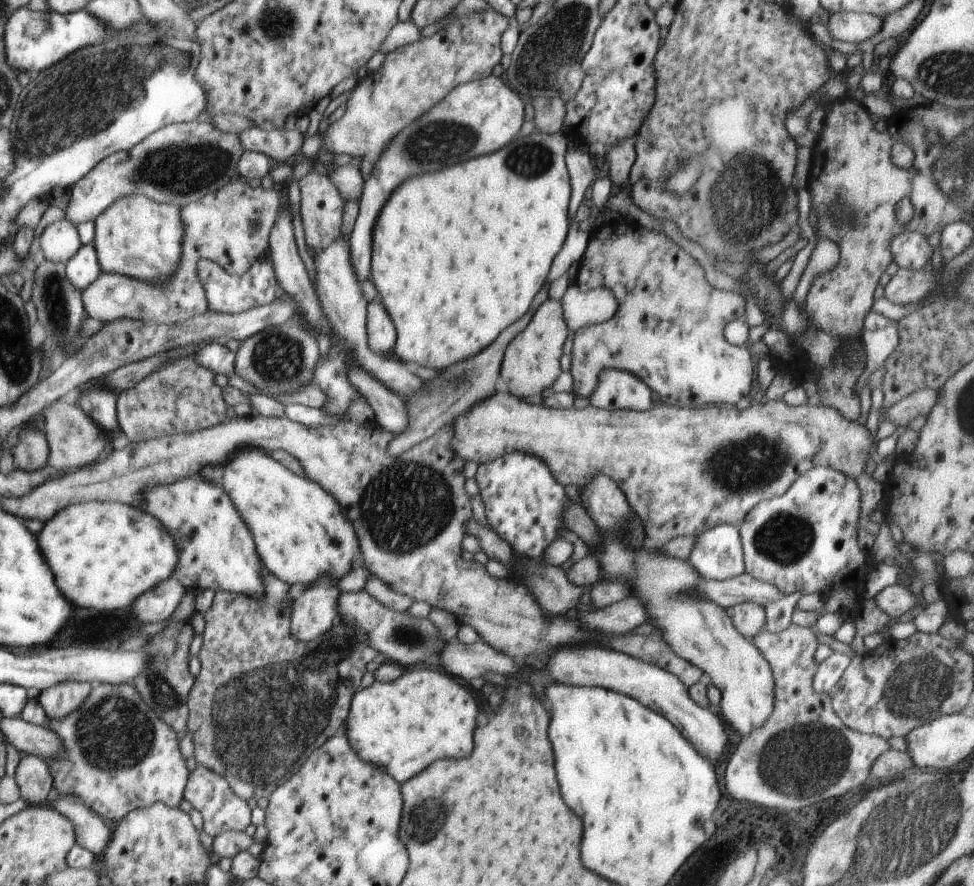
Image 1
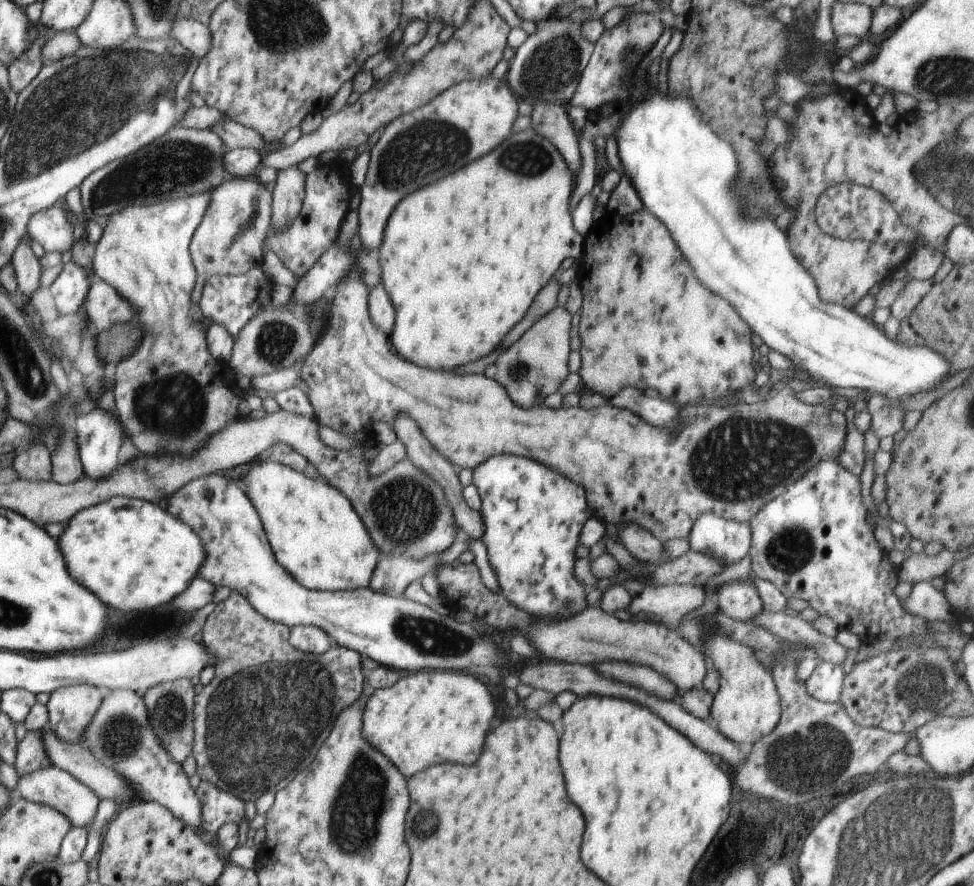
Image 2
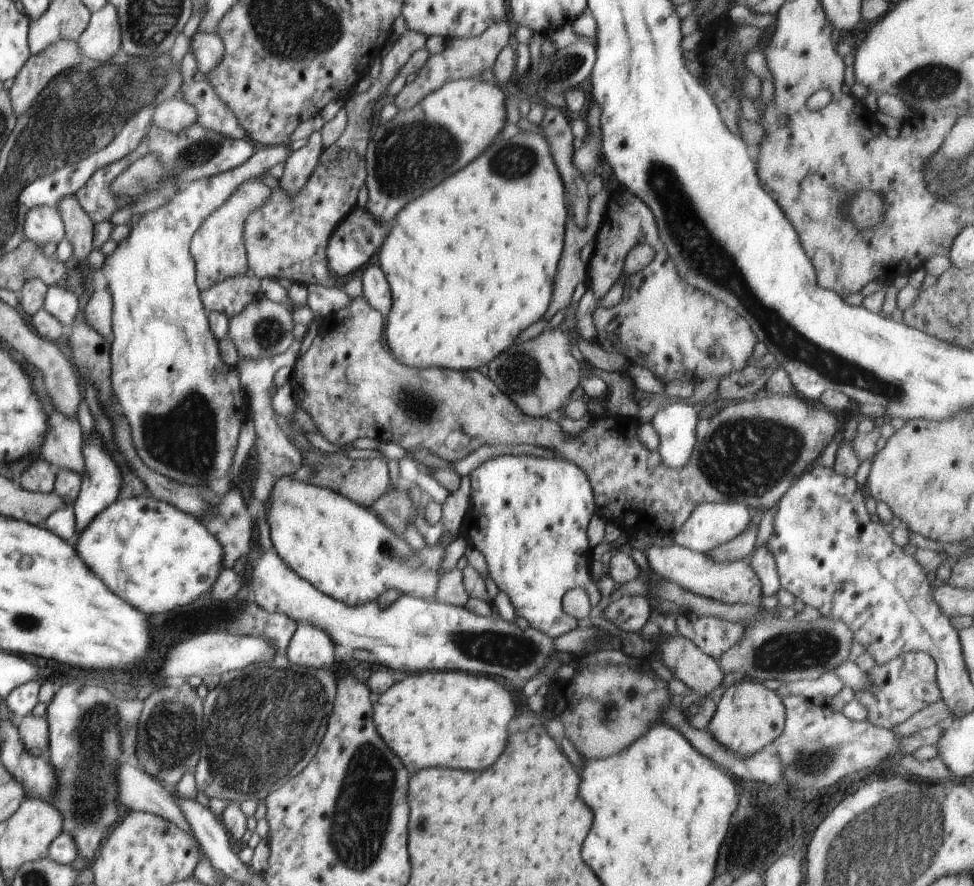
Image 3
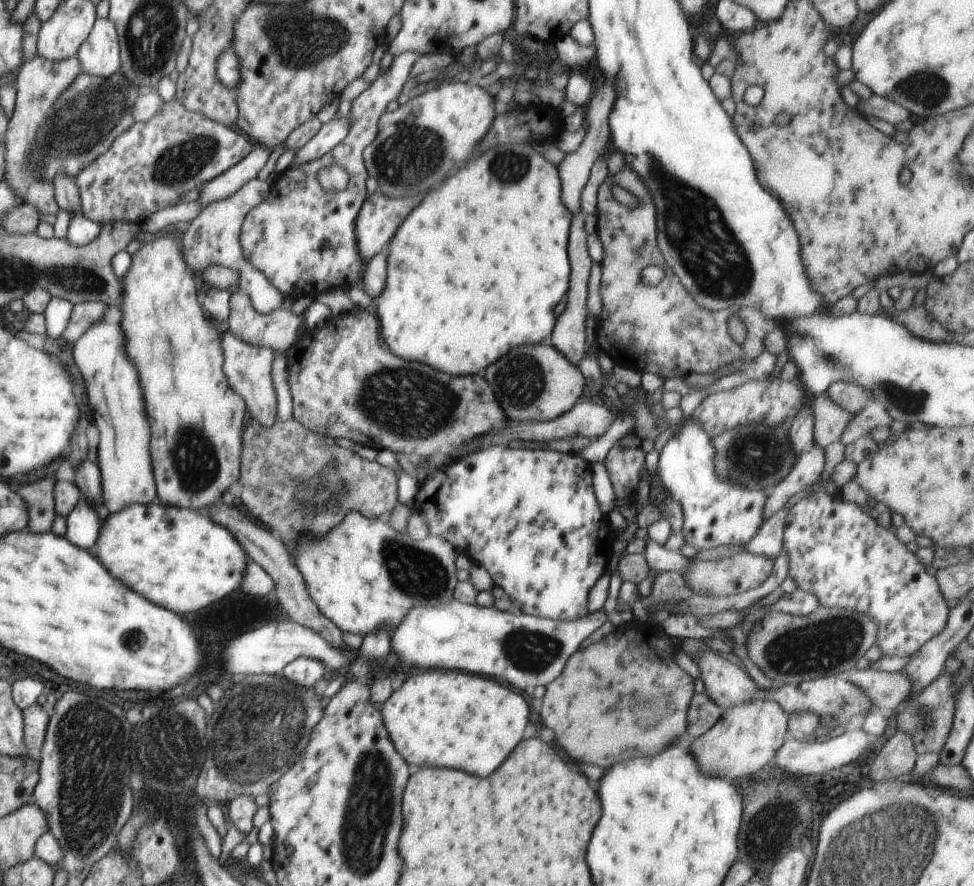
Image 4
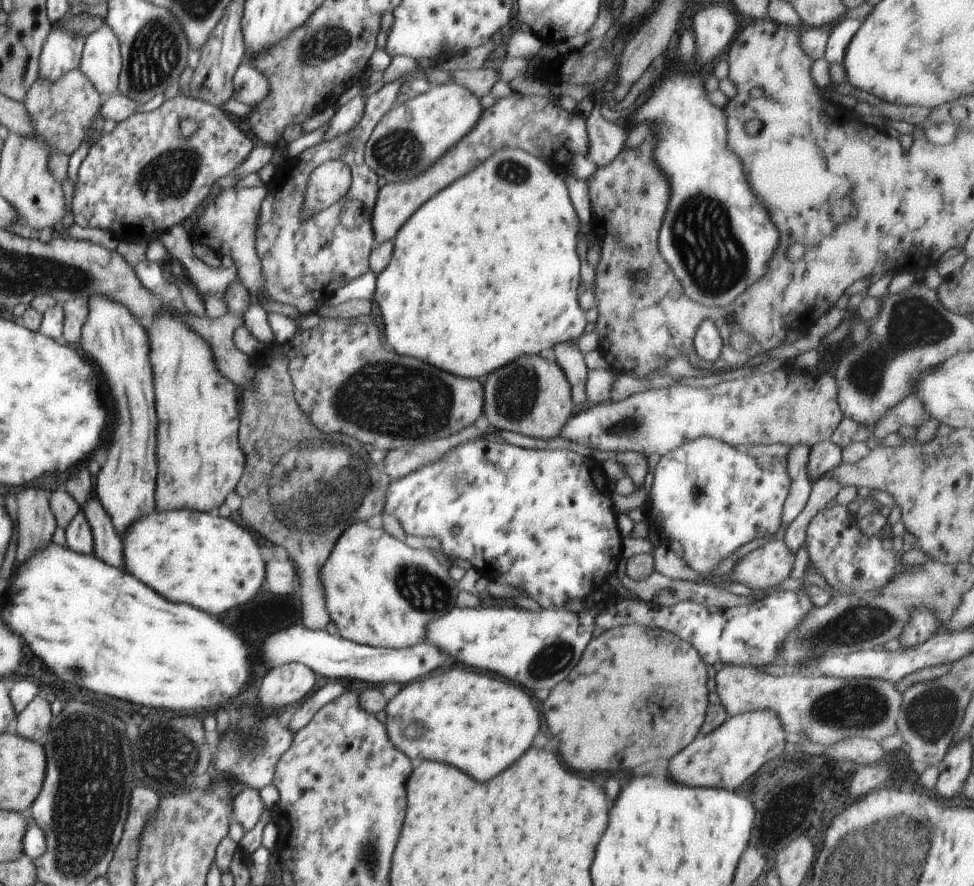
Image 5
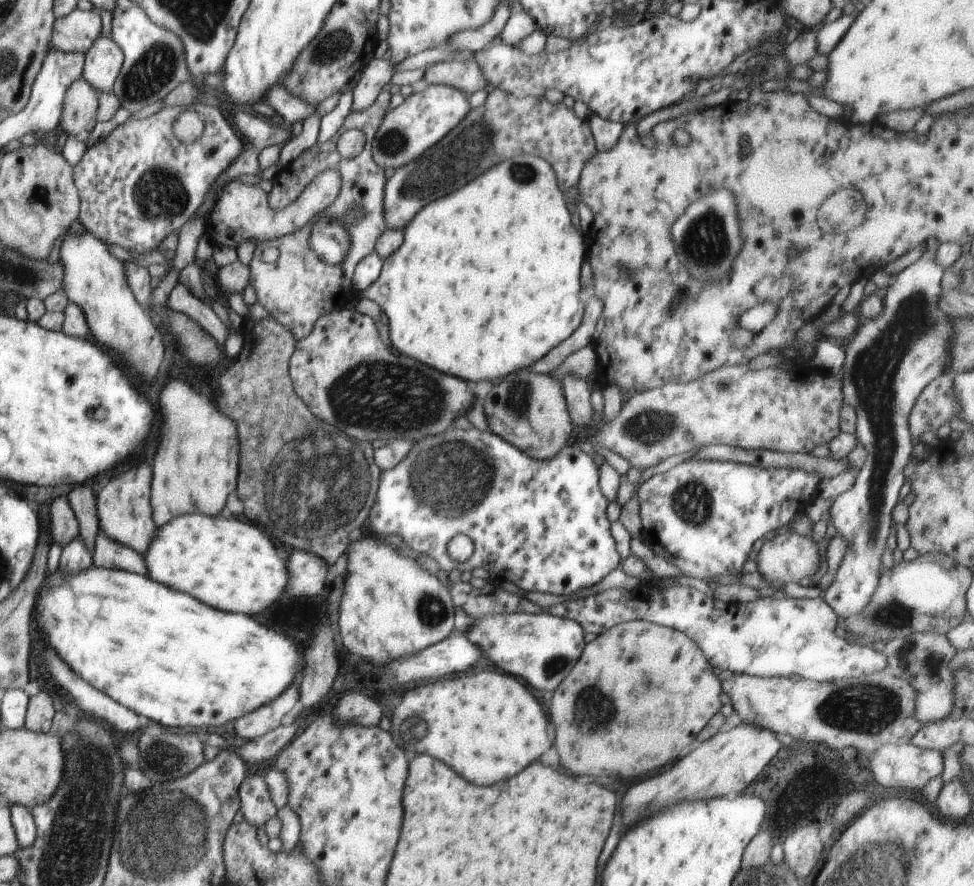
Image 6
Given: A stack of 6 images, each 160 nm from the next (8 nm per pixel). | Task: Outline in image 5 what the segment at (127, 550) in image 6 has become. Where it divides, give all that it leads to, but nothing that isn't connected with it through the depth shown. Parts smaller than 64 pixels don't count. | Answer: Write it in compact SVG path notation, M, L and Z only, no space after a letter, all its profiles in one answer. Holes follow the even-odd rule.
M90 498L84 504L85 518L94 538L94 555L105 564L126 571L124 564L124 542L114 530L110 516L102 507L98 498Z

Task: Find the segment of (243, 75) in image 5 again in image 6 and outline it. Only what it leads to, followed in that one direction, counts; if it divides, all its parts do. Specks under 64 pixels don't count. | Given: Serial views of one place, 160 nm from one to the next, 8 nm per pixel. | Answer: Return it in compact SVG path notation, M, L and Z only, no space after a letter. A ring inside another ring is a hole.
M282 84L269 88L263 94L263 102L280 114L288 124L304 120L315 111L314 105L291 95Z

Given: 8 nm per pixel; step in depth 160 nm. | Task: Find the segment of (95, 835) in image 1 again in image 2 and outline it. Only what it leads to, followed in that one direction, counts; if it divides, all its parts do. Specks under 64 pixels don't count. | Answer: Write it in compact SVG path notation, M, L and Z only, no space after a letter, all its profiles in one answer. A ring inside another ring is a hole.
M54 766L38 769L27 775L19 775L16 791L16 796L22 796L29 801L55 808L68 818L73 827L88 830L90 830L91 824L95 819L100 799L92 789L78 782L68 772Z

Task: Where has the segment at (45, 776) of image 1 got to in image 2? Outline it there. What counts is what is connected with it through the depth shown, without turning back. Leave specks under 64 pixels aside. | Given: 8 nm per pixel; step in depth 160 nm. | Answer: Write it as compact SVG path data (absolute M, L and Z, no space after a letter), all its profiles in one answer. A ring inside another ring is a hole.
M43 730L26 731L24 739L18 743L13 766L19 775L27 775L38 769L52 766L51 760L43 747L42 735Z

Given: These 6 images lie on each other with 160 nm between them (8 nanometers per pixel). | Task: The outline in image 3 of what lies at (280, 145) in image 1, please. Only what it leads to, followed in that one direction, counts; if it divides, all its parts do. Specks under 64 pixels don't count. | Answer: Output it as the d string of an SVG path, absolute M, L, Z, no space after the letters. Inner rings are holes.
M191 49L181 60L180 68L183 76L180 88L184 92L183 100L197 108L197 122L205 129L230 139L249 140L236 115L219 99L205 75L199 71Z

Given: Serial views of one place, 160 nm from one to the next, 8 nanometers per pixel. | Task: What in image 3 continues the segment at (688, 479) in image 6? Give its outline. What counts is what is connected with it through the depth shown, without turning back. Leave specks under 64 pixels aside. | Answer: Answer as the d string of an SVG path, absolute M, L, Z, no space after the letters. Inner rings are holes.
M674 401L660 406L652 417L652 428L660 438L658 452L669 467L681 469L688 462L699 416L695 406ZM702 503L694 507L682 528L670 538L670 541L706 554L741 535L750 526L752 519L752 510L744 504Z

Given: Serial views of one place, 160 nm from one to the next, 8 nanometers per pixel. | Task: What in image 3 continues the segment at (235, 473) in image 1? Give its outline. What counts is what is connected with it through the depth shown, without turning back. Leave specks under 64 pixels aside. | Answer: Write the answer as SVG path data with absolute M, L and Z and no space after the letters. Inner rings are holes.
M290 475L283 476L277 480L277 483L272 487L271 493L269 494L270 509L267 514L267 523L270 527L270 540L272 541L272 548L278 553L278 556L294 571L300 578L307 580L312 586L315 586L320 592L327 594L328 596L334 597L336 600L341 600L343 603L357 605L365 602L376 601L377 598L385 590L396 589L404 594L414 594L414 596L428 596L428 590L430 590L430 596L433 599L434 591L438 586L438 572L443 575L441 570L442 559L444 553L447 551L445 548L440 548L437 542L435 546L428 547L424 546L418 552L414 552L410 549L410 546L404 540L404 536L397 535L395 532L390 530L374 513L370 512L368 508L359 506L357 502L350 500L347 496L341 495L336 491L329 489L328 487L321 487L310 482L298 481Z

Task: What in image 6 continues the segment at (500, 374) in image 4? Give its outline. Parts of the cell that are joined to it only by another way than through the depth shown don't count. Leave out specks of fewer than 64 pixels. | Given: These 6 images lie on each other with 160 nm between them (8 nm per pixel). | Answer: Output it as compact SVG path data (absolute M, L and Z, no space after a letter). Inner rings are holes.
M532 370L520 371L505 376L493 383L488 392L483 409L490 431L535 459L551 459L568 442L572 430L563 385L551 374Z

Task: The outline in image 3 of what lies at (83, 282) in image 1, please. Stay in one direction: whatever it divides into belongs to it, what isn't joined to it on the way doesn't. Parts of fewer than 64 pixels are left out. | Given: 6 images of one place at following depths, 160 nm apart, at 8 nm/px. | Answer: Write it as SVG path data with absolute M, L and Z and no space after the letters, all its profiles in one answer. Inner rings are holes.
M50 285L46 291L43 308L55 316L68 331L76 313L78 312L79 298L62 285Z

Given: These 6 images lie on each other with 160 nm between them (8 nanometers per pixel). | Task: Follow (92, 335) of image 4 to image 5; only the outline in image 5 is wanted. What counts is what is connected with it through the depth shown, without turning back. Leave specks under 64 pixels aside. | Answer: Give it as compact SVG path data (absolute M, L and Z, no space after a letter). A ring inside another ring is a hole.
M104 296L88 298L88 317L81 329L80 344L101 372L116 402L116 424L108 446L108 460L96 478L96 494L114 530L123 537L130 524L155 512L156 410L154 378L148 360L148 338L138 318L120 302Z

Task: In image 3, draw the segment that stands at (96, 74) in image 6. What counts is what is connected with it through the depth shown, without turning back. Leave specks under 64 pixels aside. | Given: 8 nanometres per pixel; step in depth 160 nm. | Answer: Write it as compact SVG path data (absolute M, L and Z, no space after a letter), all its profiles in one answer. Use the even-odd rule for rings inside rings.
M108 2L91 13L86 30L77 42L83 56L105 63L121 49L121 28L116 7Z

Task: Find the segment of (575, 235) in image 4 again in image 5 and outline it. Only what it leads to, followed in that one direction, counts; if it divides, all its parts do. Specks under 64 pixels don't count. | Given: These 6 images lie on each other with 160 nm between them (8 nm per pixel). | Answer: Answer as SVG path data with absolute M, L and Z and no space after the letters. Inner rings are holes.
M560 342L558 346L554 346L556 354L556 364L560 366L568 384L570 384L570 394L572 396L572 404L577 409L584 408L589 405L586 395L586 384L589 369L585 364L585 356L580 352L577 342Z

